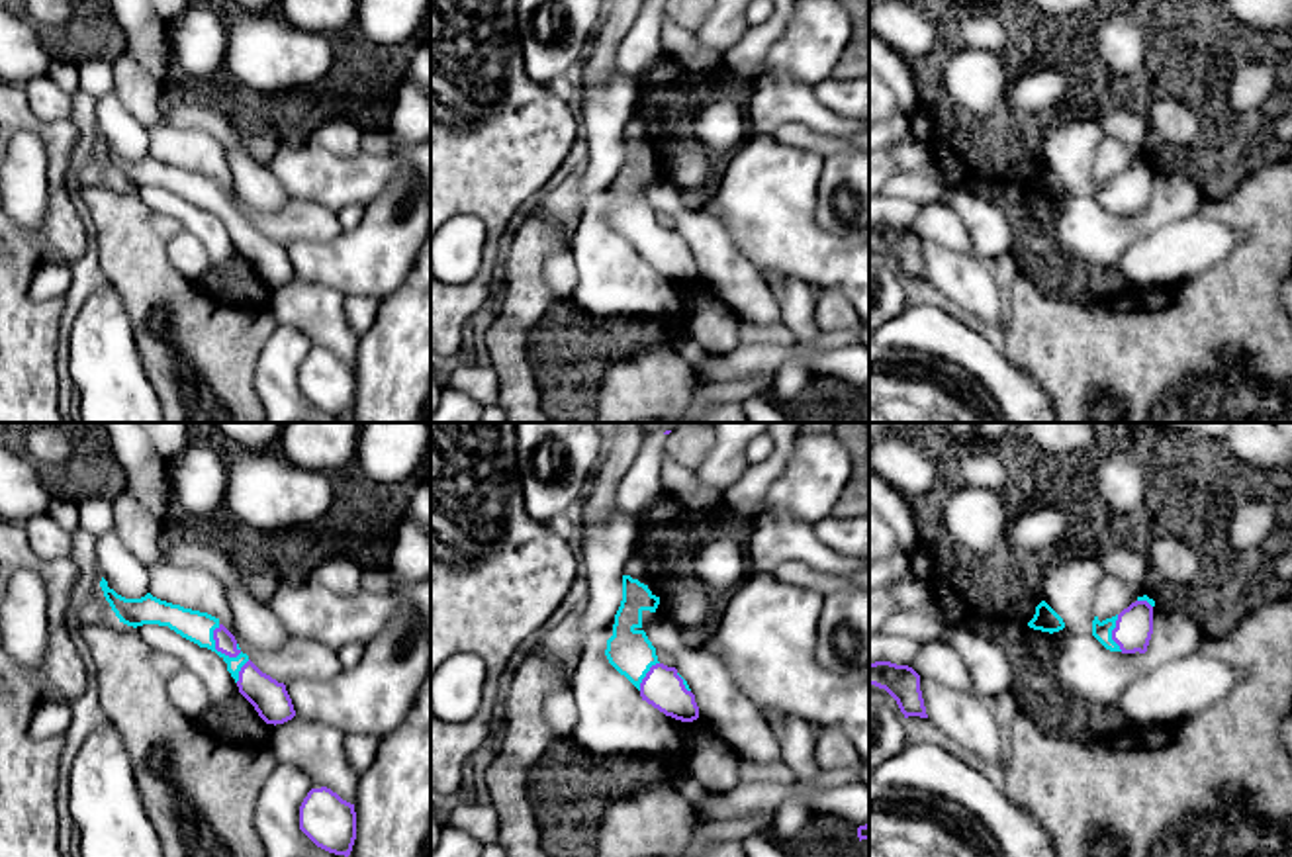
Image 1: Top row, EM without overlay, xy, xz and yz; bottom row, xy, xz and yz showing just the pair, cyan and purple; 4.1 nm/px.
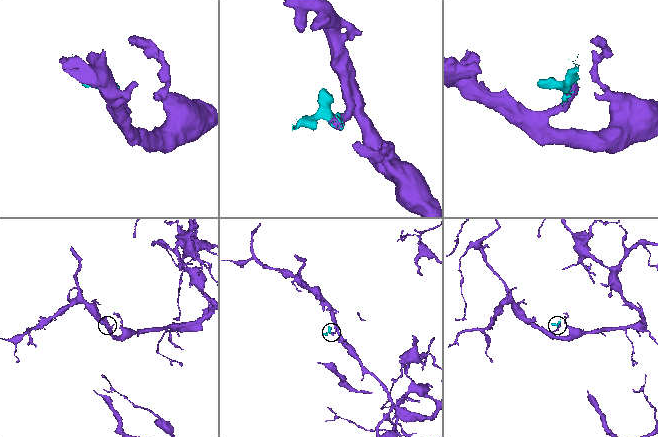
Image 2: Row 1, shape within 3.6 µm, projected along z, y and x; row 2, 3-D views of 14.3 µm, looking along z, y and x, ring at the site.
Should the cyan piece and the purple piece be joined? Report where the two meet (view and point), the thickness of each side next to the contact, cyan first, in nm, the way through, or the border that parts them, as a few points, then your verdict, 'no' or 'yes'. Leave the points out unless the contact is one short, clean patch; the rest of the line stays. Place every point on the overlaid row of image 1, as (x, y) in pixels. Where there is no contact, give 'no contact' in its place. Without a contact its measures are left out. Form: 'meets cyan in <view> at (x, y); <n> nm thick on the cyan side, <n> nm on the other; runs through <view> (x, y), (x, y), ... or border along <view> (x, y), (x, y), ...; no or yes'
meets cyan in xy at (214, 646); 130 nm thick on the cyan side, 90 nm on the other; yes

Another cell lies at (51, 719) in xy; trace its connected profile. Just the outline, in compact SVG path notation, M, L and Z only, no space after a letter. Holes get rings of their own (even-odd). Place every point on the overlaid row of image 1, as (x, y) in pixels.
M41 702L31 726L33 740L47 740L65 734L70 724L70 702Z

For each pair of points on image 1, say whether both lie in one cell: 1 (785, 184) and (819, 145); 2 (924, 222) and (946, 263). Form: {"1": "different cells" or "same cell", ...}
{"1": "different cells", "2": "different cells"}

